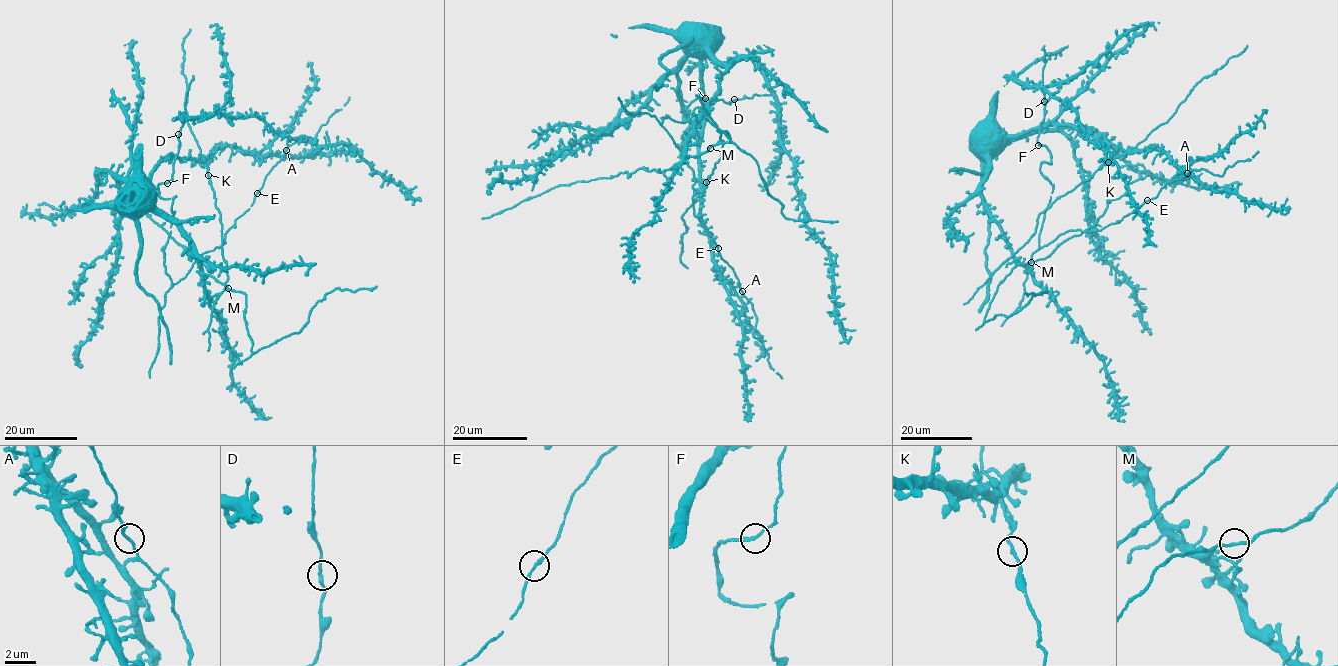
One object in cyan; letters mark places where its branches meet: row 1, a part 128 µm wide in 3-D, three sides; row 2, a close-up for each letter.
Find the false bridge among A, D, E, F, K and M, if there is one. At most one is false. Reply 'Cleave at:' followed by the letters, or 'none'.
Cleave at: none

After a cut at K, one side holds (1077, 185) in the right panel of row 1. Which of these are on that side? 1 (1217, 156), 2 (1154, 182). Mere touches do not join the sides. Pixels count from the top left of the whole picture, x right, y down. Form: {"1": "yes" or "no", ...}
{"1": "no", "2": "yes"}

